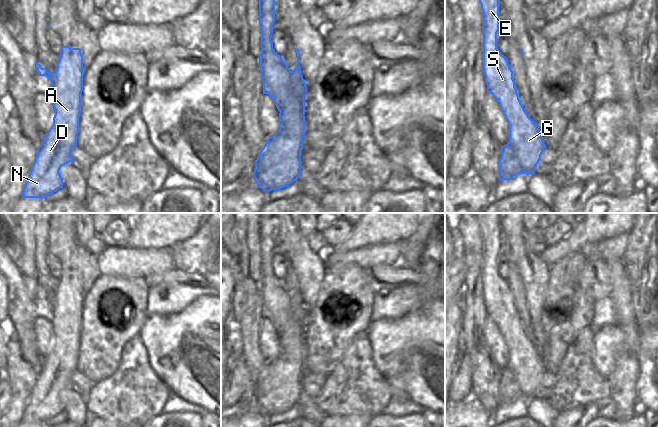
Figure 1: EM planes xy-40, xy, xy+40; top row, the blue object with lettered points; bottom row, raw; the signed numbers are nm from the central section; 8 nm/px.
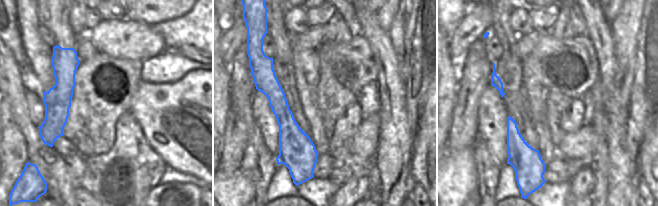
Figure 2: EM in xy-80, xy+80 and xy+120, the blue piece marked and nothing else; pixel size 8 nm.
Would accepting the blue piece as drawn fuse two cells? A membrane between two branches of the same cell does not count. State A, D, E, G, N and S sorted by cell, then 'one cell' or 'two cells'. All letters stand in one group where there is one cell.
groups A D N / E G S; two cells

